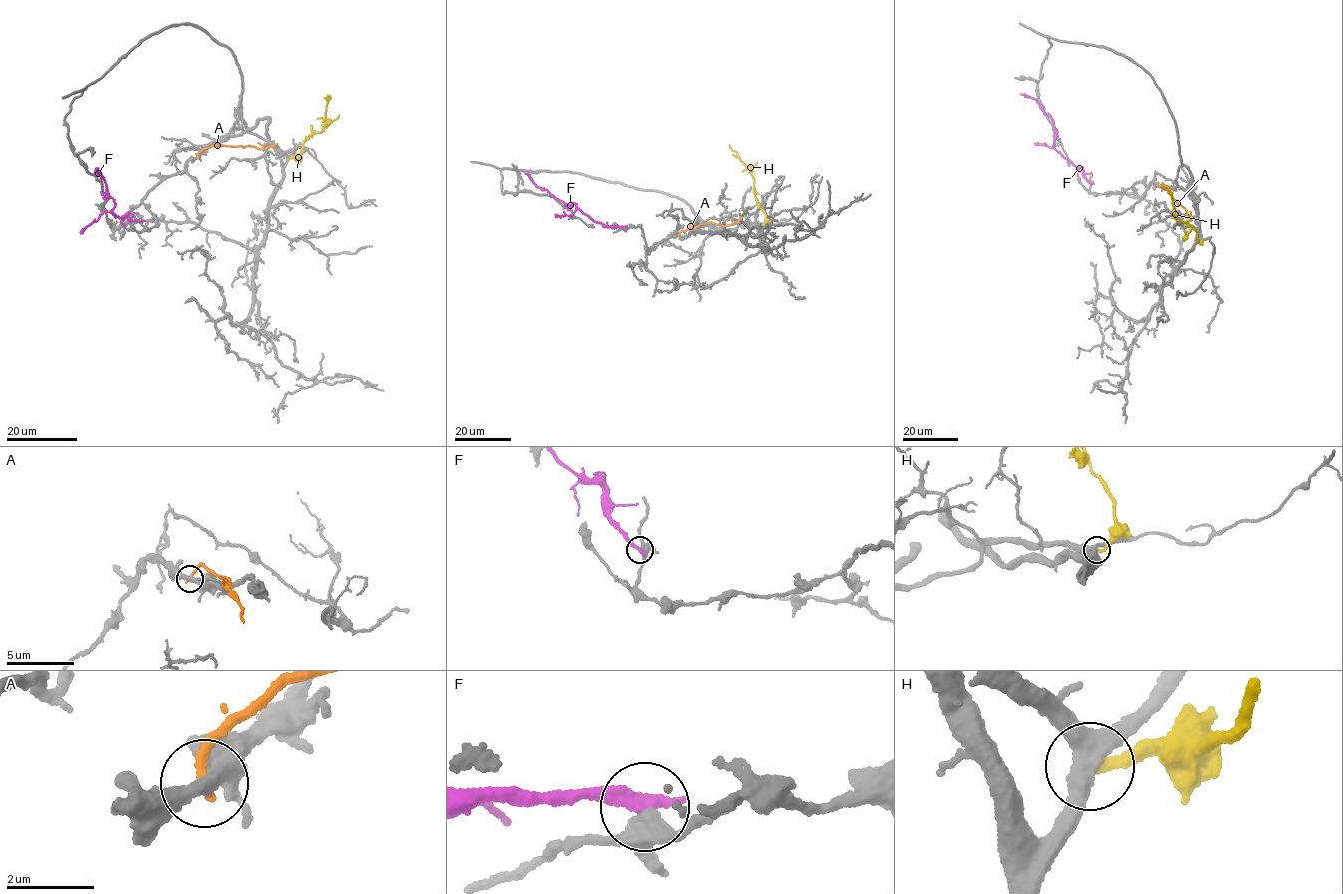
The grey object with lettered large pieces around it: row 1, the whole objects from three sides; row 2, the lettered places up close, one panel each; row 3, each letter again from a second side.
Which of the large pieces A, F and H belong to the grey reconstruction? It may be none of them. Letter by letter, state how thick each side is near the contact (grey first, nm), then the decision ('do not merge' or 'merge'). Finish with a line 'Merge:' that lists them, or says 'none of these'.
A: 360/240 nm | do not merge
F: 320/340 nm | do not merge
H: 360/240 nm | do not merge
Merge: none of these

